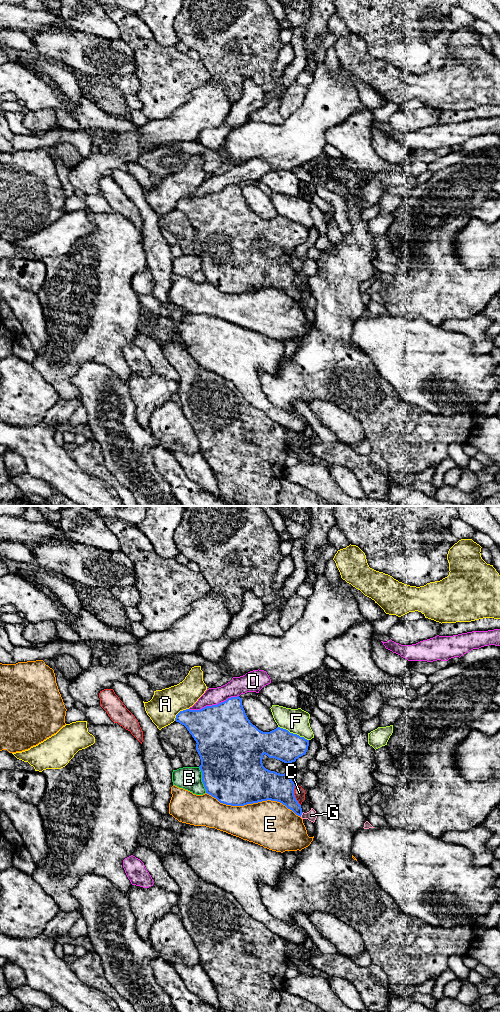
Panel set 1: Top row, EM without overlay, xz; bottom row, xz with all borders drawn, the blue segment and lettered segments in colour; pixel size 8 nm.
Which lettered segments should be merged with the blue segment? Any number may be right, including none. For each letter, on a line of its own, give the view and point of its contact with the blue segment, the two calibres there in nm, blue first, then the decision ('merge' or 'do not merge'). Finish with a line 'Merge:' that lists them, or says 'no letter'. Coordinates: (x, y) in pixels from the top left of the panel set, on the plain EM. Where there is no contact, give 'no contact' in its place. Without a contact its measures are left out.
A: contact xz (179, 200); calibres 280 and 240 nm; do not merge
B: contact xz (202, 268); calibres 500 and 190 nm; do not merge
C: contact xz (294, 283); calibres 240 and 90 nm; do not merge
D: contact xz (213, 193); calibres 460 and 140 nm; do not merge
E: contact xz (253, 290); calibres 460 and 380 nm; do not merge
F: contact xz (292, 221); calibres 240 and 200 nm; do not merge
G: contact xz (301, 302); calibres 190 and 80 nm; do not merge
Merge: no letter

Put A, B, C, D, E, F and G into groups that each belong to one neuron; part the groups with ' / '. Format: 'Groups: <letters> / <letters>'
Groups: A / B / C / D / E / F / G

